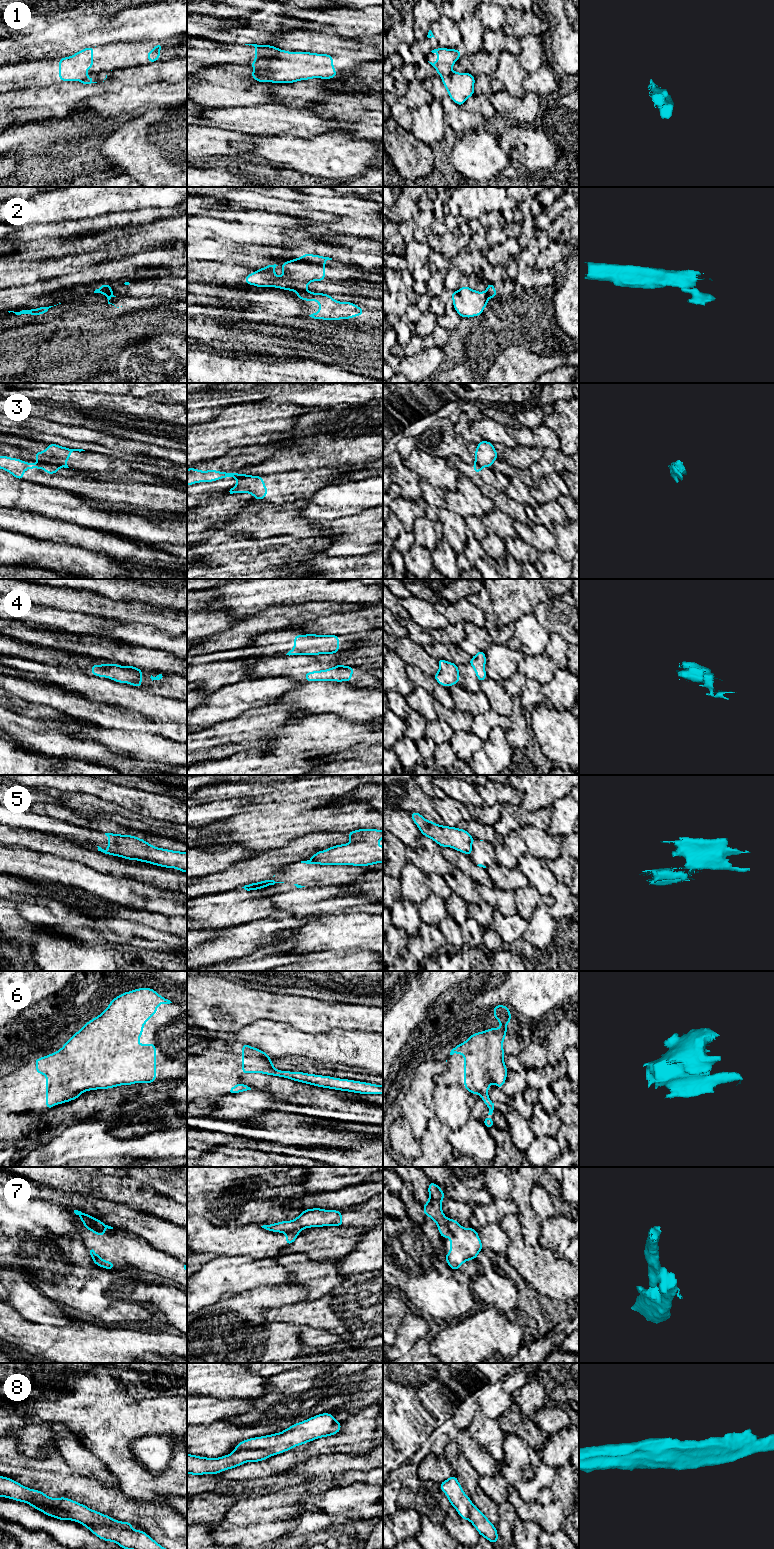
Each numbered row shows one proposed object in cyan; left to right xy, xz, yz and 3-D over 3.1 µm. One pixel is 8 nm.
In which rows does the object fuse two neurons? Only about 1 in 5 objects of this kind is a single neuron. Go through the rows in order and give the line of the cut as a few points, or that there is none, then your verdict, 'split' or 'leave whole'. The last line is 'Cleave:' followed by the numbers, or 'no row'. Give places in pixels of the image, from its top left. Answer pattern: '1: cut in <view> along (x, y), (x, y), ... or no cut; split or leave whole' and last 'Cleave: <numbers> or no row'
1: cut in xz along (281, 50), (273, 56), (255, 60); split
2: cut in xz along (306, 290), (299, 290), (297, 292); split
3: cut in xy along (38, 463), (52, 464), (58, 468); split
4: cut in xy along (128, 665), (134, 667); split
5: cut in xy along (108, 848), (119, 855); split
6: cut in yz along (486, 1092), (480, 1095); split
7: cut in yz along (449, 1219), (448, 1234); split
8: cut in xy along (84, 1524), (110, 1524), (131, 1529); split
Cleave: 1, 2, 3, 4, 5, 6, 7, 8

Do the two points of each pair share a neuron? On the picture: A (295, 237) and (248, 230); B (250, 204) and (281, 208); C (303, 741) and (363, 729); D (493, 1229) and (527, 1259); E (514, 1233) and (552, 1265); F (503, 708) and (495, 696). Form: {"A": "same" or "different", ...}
{"A": "same", "B": "same", "C": "same", "D": "different", "E": "same", "F": "same"}

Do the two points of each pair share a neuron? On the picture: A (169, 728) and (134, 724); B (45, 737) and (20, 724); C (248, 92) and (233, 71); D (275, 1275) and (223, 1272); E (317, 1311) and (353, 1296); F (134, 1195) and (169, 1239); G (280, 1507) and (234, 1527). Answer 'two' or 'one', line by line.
A: one
B: one
C: one
D: one
E: one
F: one
G: one

